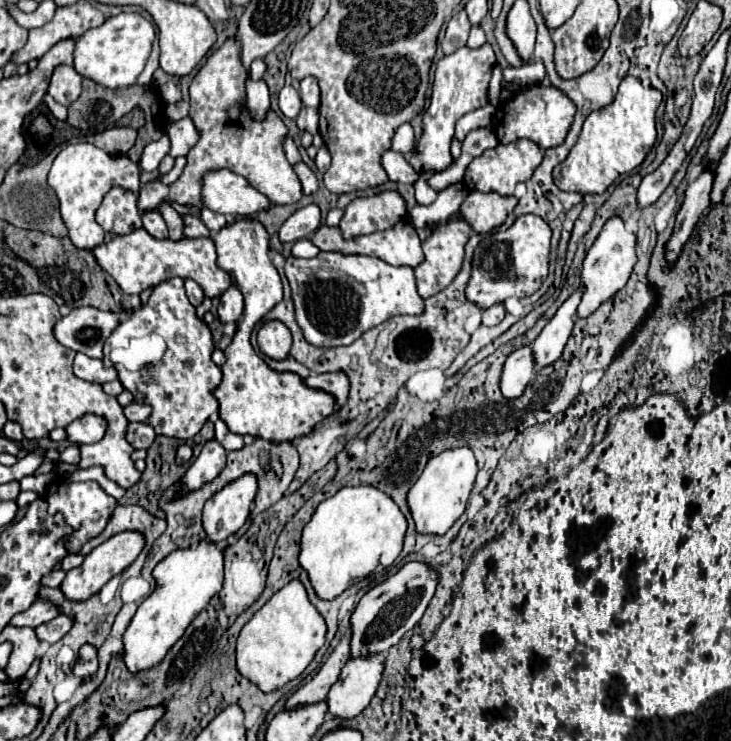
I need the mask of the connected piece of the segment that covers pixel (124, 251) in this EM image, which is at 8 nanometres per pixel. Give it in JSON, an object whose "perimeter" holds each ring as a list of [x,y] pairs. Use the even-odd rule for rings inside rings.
{"perimeter":[[[141,227],[129,235],[113,237],[111,241],[95,247],[91,253],[95,261],[101,265],[101,269],[105,269],[121,287],[121,291],[129,295],[139,295],[141,291],[155,287],[161,281],[167,281],[171,277],[193,279],[195,283],[199,283],[199,287],[205,291],[205,297],[209,299],[223,295],[225,289],[231,285],[229,275],[217,267],[215,243],[207,237],[183,239],[183,241],[171,241],[171,239],[159,241]]]}

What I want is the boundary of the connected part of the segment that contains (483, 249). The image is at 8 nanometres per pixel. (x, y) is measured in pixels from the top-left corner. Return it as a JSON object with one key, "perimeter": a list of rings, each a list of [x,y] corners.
{"perimeter":[[[521,215],[507,231],[485,235],[473,255],[473,275],[465,289],[467,301],[479,309],[487,309],[495,303],[503,303],[507,297],[523,299],[533,295],[547,277],[549,243],[551,229],[537,215]]]}

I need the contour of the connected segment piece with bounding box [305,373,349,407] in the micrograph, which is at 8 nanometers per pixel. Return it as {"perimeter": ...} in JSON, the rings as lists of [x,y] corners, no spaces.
{"perimeter":[[[321,373],[321,375],[309,375],[305,379],[305,385],[311,389],[321,389],[335,397],[337,407],[345,405],[349,397],[349,379],[345,373]]]}

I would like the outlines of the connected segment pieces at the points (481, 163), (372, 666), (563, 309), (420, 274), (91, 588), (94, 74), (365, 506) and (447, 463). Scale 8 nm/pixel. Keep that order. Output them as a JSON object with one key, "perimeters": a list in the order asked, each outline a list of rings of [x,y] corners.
{"perimeters":[[[[519,139],[509,145],[497,145],[495,149],[489,149],[481,157],[473,159],[465,171],[465,181],[469,179],[475,191],[481,191],[481,193],[495,191],[507,197],[507,195],[513,195],[517,183],[527,181],[533,175],[533,171],[539,167],[541,161],[543,161],[543,151],[533,141]]],[[[371,653],[369,657],[353,657],[341,671],[341,677],[327,695],[329,713],[341,719],[351,719],[361,713],[375,695],[385,669],[385,655]]],[[[583,285],[577,287],[575,293],[571,293],[569,299],[557,309],[553,319],[543,327],[541,335],[531,343],[537,367],[551,365],[551,363],[555,363],[561,357],[563,347],[565,347],[567,339],[571,337],[573,323],[575,323],[573,315],[577,313],[577,305],[581,301],[583,291],[585,291]]],[[[453,219],[445,225],[437,225],[433,229],[433,233],[423,241],[423,253],[425,253],[425,263],[421,263],[415,269],[415,277],[417,277],[417,291],[423,299],[437,295],[441,289],[445,289],[453,277],[459,273],[463,257],[465,257],[465,243],[471,237],[471,227],[463,221],[463,219]]],[[[125,531],[125,533],[119,533],[119,535],[113,535],[111,539],[107,539],[105,543],[101,543],[99,547],[95,547],[83,561],[83,565],[79,569],[71,569],[67,571],[63,583],[59,585],[59,589],[63,591],[63,595],[69,599],[69,601],[85,601],[89,599],[91,595],[99,593],[101,587],[115,575],[119,575],[125,567],[129,567],[137,555],[141,553],[145,545],[145,537],[137,531]]],[[[119,13],[109,17],[103,25],[85,31],[75,45],[75,71],[81,77],[89,77],[107,89],[125,89],[135,83],[143,71],[151,45],[155,39],[153,25],[139,13]]],[[[373,485],[343,487],[333,497],[325,499],[317,507],[315,515],[311,517],[311,521],[305,525],[303,539],[301,539],[299,563],[309,573],[309,579],[311,579],[311,585],[313,585],[315,593],[321,599],[335,599],[355,579],[363,579],[363,577],[367,577],[367,575],[371,575],[375,571],[387,569],[401,553],[405,531],[407,531],[407,519],[405,519],[405,515],[401,513],[397,503],[389,495],[381,493]]],[[[455,447],[447,449],[435,457],[431,457],[425,465],[425,471],[411,487],[407,501],[411,515],[415,519],[415,527],[419,533],[435,533],[443,535],[465,511],[469,493],[473,489],[477,475],[477,459],[469,447]]]]}

